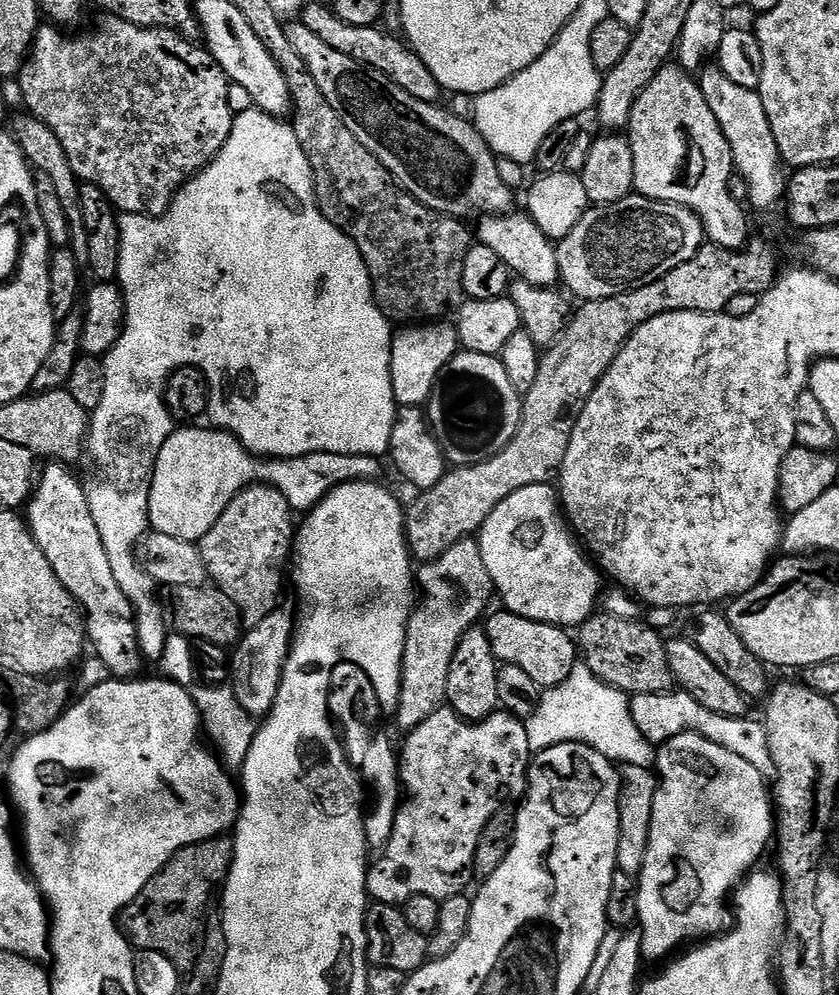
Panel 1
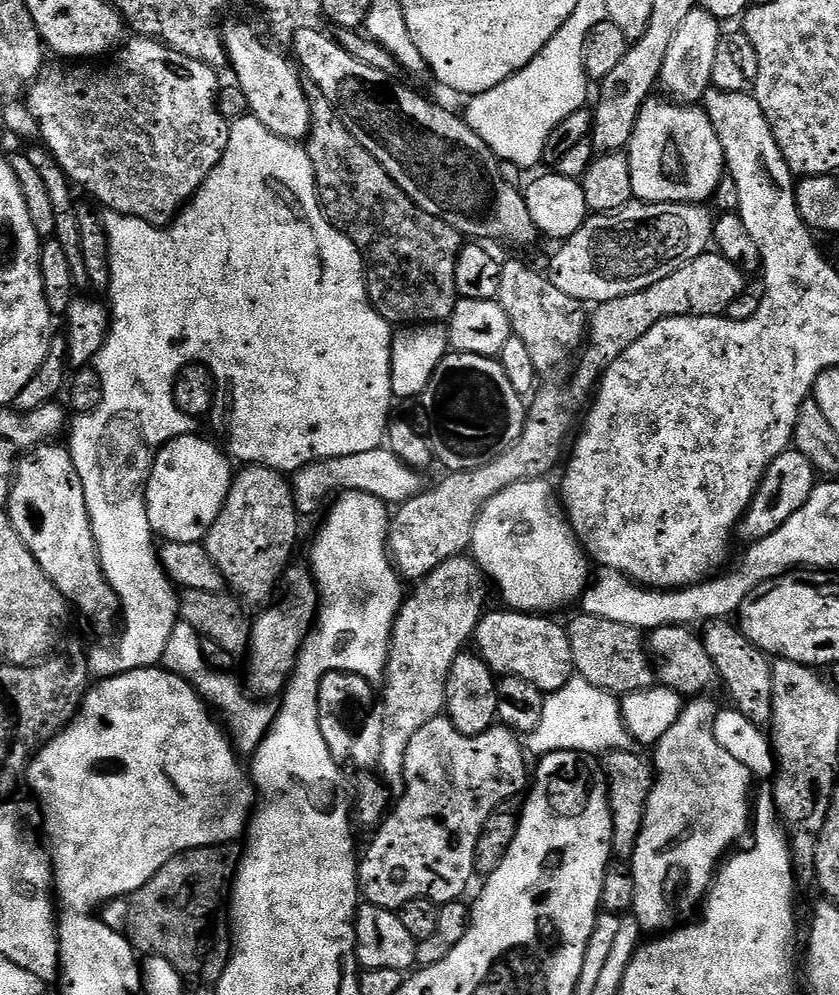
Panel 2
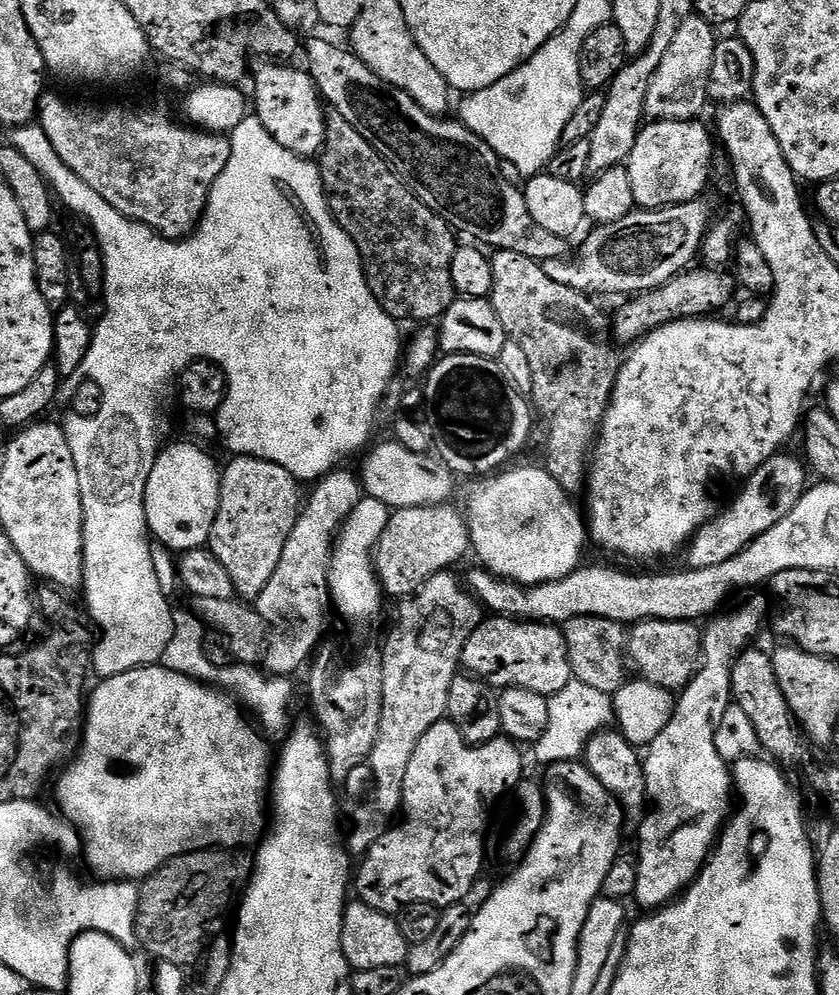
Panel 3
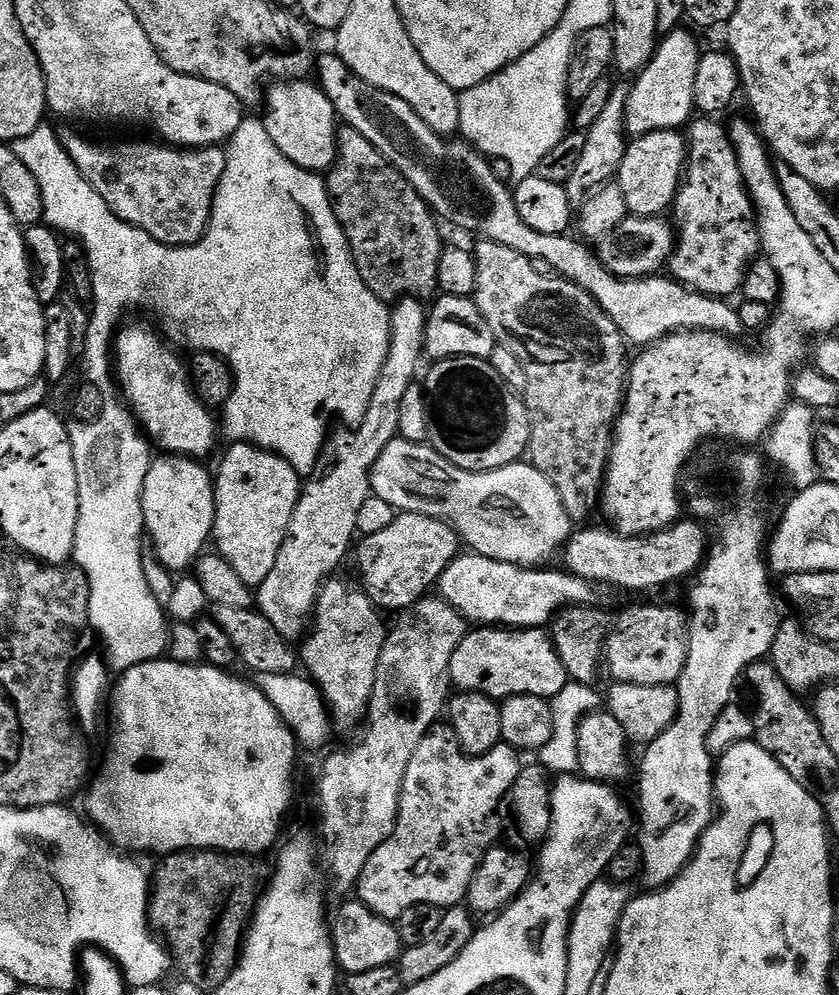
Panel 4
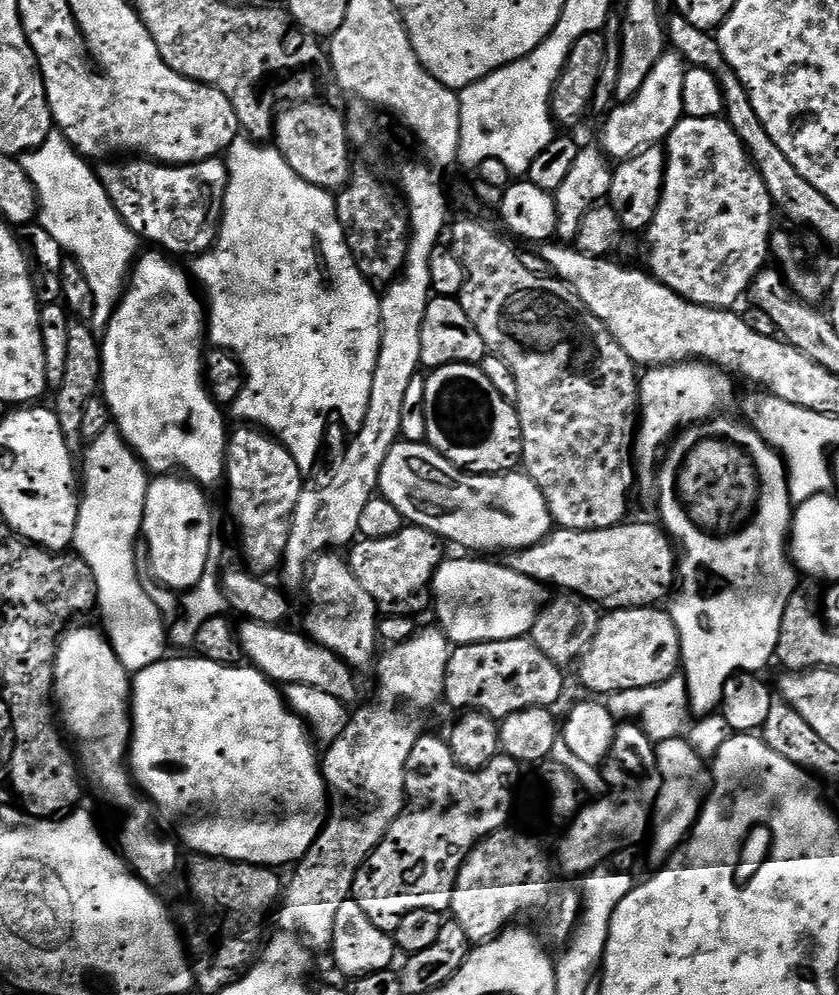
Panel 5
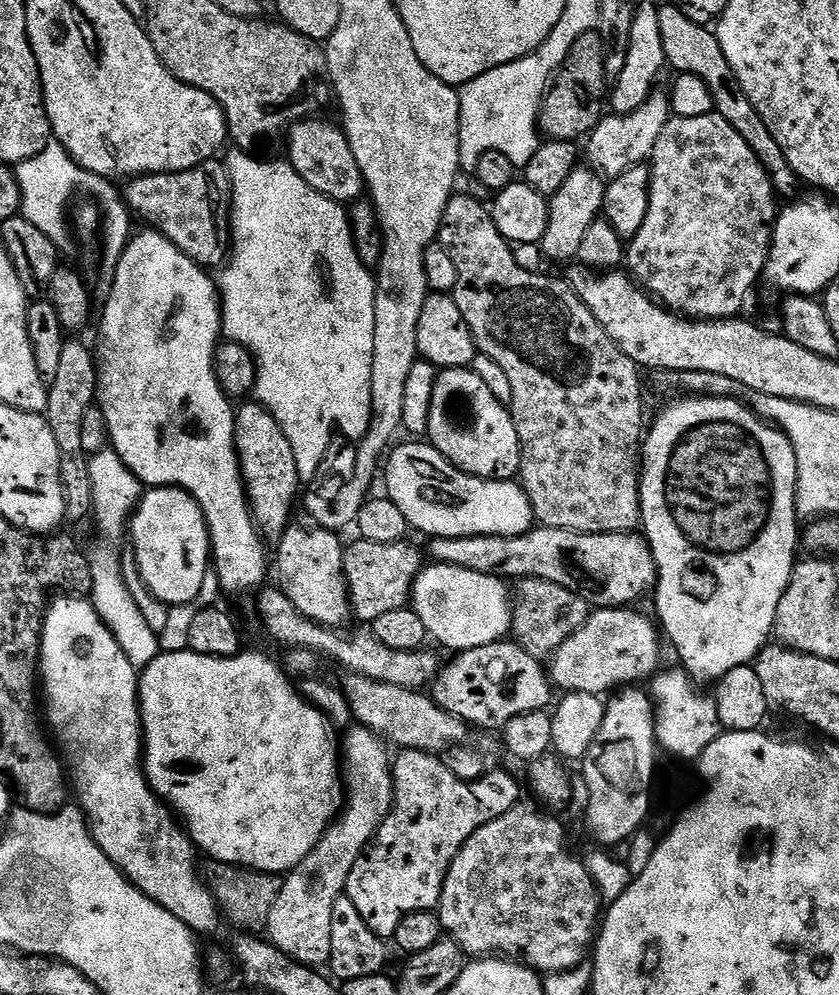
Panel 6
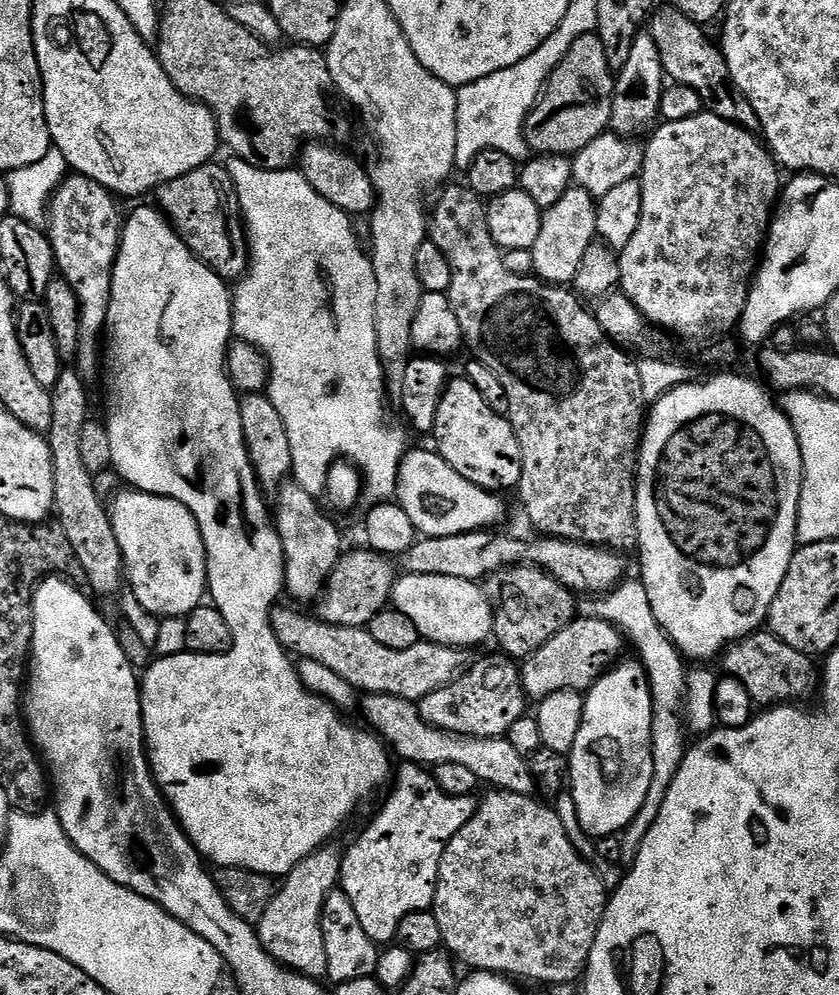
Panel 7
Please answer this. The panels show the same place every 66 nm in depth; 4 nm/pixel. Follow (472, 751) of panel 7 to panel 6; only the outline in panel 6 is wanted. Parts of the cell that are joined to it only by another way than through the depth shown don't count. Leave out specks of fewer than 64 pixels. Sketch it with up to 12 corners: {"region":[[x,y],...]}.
{"region":[[344,672],[352,719],[397,749],[447,754],[469,725],[427,691]]}

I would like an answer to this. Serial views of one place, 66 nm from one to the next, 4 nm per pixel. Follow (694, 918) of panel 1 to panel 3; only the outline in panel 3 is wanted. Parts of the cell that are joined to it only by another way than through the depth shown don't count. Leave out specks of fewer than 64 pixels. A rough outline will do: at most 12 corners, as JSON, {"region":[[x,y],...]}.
{"region":[[763,598],[713,615],[702,666],[643,761],[634,895],[672,903],[733,811],[716,729]]}

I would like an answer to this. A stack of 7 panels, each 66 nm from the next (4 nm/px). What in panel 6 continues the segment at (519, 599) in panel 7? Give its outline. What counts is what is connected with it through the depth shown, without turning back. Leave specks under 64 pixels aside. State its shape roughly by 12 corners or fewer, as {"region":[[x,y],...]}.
{"region":[[521,580],[536,600],[512,625],[515,643],[551,657],[586,623],[590,605],[545,580]]}

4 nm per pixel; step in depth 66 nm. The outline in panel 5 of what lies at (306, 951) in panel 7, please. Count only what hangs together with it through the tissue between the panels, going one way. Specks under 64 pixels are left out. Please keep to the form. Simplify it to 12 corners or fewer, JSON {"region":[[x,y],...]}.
{"region":[[433,626],[375,665],[388,708],[323,753],[318,838],[279,927],[327,953],[358,870],[404,811],[406,758],[453,647]]}

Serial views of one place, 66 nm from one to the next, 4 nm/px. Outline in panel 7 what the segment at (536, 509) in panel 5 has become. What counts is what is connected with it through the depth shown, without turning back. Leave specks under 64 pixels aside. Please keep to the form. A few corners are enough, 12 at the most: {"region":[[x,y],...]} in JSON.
{"region":[[439,452],[404,453],[395,503],[421,537],[491,529],[495,492]]}

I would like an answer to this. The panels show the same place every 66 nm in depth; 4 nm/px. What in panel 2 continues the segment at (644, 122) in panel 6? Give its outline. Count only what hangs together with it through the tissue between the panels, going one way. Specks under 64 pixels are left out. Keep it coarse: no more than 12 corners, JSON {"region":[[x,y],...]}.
{"region":[[696,7],[674,33],[659,87],[696,104],[713,87],[721,21]]}

